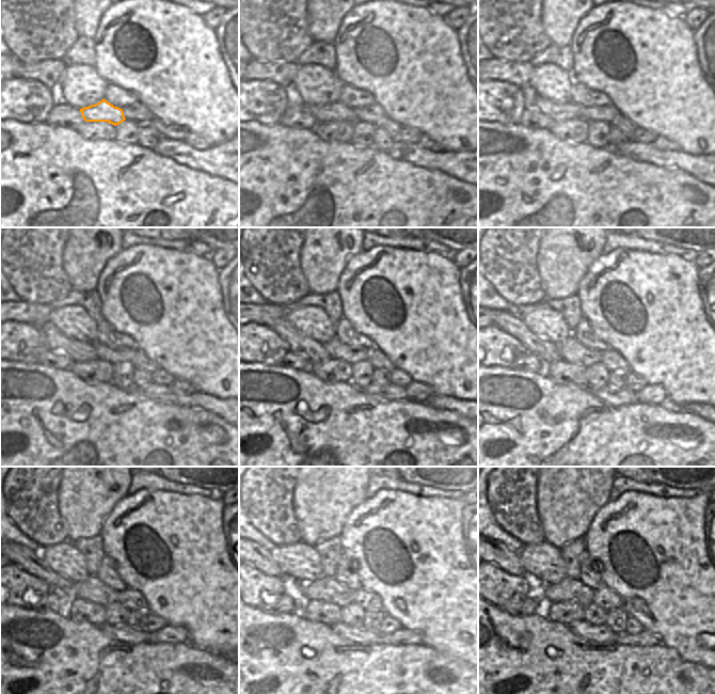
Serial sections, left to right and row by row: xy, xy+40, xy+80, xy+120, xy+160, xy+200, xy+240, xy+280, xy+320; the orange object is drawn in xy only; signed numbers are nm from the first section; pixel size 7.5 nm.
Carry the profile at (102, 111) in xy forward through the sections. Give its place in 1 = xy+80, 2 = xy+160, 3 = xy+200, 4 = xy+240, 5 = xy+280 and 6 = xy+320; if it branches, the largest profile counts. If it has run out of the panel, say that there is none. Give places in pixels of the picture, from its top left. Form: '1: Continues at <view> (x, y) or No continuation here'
1: Continues at xy+80 (557, 112)
2: Continues at xy+160 (315, 352)
3: Continues at xy+200 (508, 321)
4: Continues at xy+240 (31, 562)
5: Continues at xy+280 (260, 557)
6: Continues at xy+320 (499, 554)

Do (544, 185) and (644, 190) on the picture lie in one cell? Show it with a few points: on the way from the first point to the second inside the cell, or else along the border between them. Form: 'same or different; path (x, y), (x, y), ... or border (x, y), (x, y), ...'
same; path (569, 190), (619, 190)

